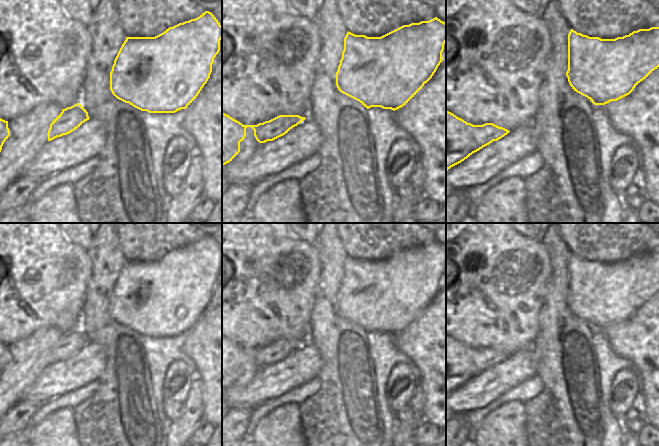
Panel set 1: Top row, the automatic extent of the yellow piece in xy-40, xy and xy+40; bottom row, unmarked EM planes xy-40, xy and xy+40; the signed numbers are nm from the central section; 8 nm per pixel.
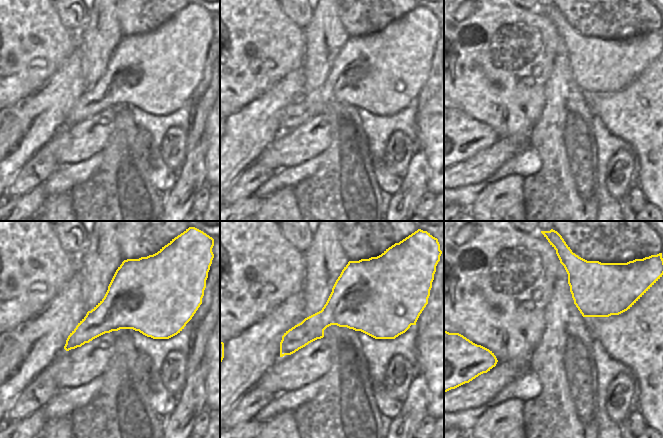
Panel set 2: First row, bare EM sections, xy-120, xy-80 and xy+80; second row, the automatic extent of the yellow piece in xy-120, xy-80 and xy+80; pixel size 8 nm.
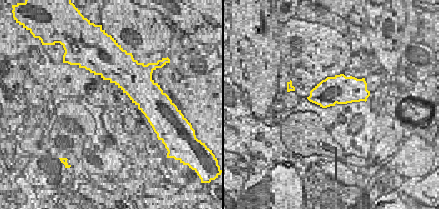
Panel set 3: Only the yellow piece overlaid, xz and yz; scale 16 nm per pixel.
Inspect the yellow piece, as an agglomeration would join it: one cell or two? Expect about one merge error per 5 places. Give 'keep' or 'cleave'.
keep

